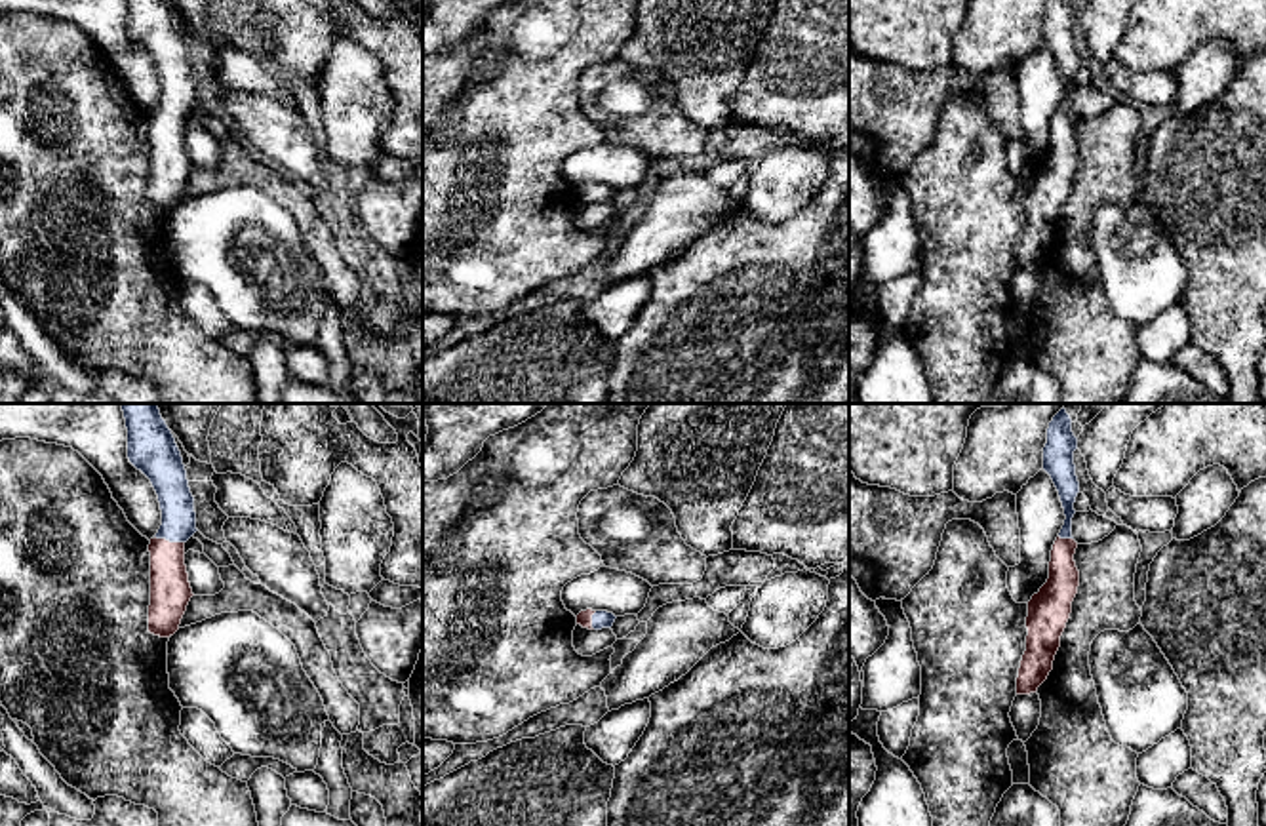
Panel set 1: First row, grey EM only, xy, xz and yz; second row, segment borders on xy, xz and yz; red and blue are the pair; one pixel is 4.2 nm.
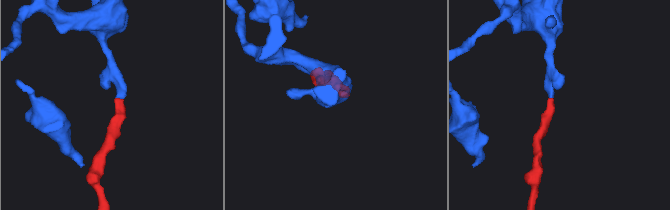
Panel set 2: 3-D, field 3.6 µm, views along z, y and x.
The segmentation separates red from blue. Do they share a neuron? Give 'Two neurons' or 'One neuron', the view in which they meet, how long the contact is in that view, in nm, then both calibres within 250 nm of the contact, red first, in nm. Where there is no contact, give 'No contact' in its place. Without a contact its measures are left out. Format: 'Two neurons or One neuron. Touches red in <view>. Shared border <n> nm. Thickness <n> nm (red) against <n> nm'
One neuron. Touches red in xy. Shared border 130 nm. Thickness 180 nm (red) against 150 nm

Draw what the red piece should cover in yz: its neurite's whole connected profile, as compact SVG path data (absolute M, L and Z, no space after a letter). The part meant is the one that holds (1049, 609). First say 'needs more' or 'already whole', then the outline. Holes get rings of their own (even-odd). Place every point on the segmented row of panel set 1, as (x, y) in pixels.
needs more; M1062 407L1047 428L1043 470L1058 491L1066 520L1051 550L1049 579L1028 601L1028 636L1017 678L1017 695L1036 693L1053 670L1079 586L1079 571L1074 561L1078 542L1072 537L1074 502L1079 493L1074 464L1076 449L1078 438L1072 432L1072 419Z

